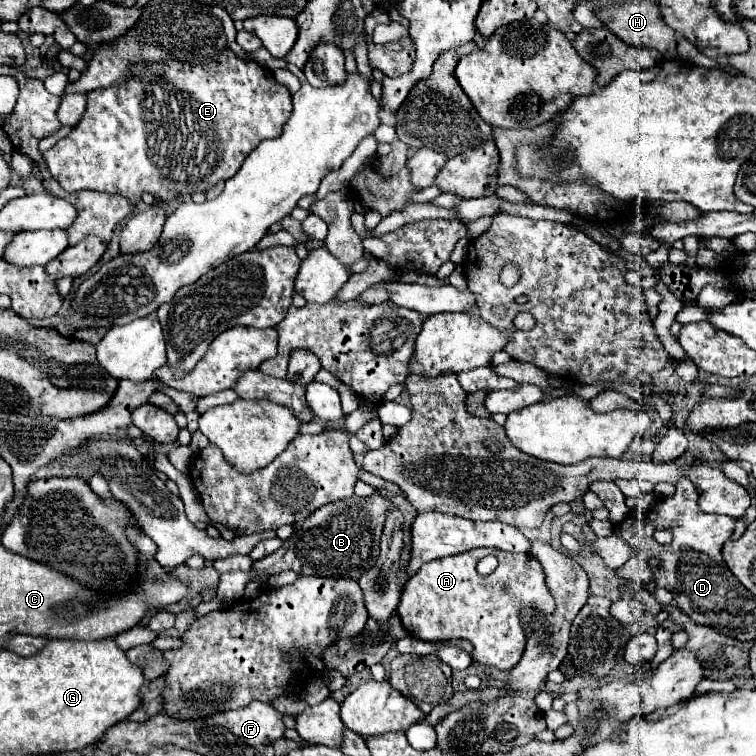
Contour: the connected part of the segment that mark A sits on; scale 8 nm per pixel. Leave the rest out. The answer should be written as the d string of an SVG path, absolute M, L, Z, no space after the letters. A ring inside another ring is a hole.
M472 549L424 563L422 569L406 581L398 613L412 637L422 641L468 639L474 645L472 659L476 663L508 671L520 661L526 647L526 633L518 617L522 607L532 607L542 613L554 613L556 609L540 563L530 553ZM490 553L498 557L500 565L492 575L480 577L476 563Z

